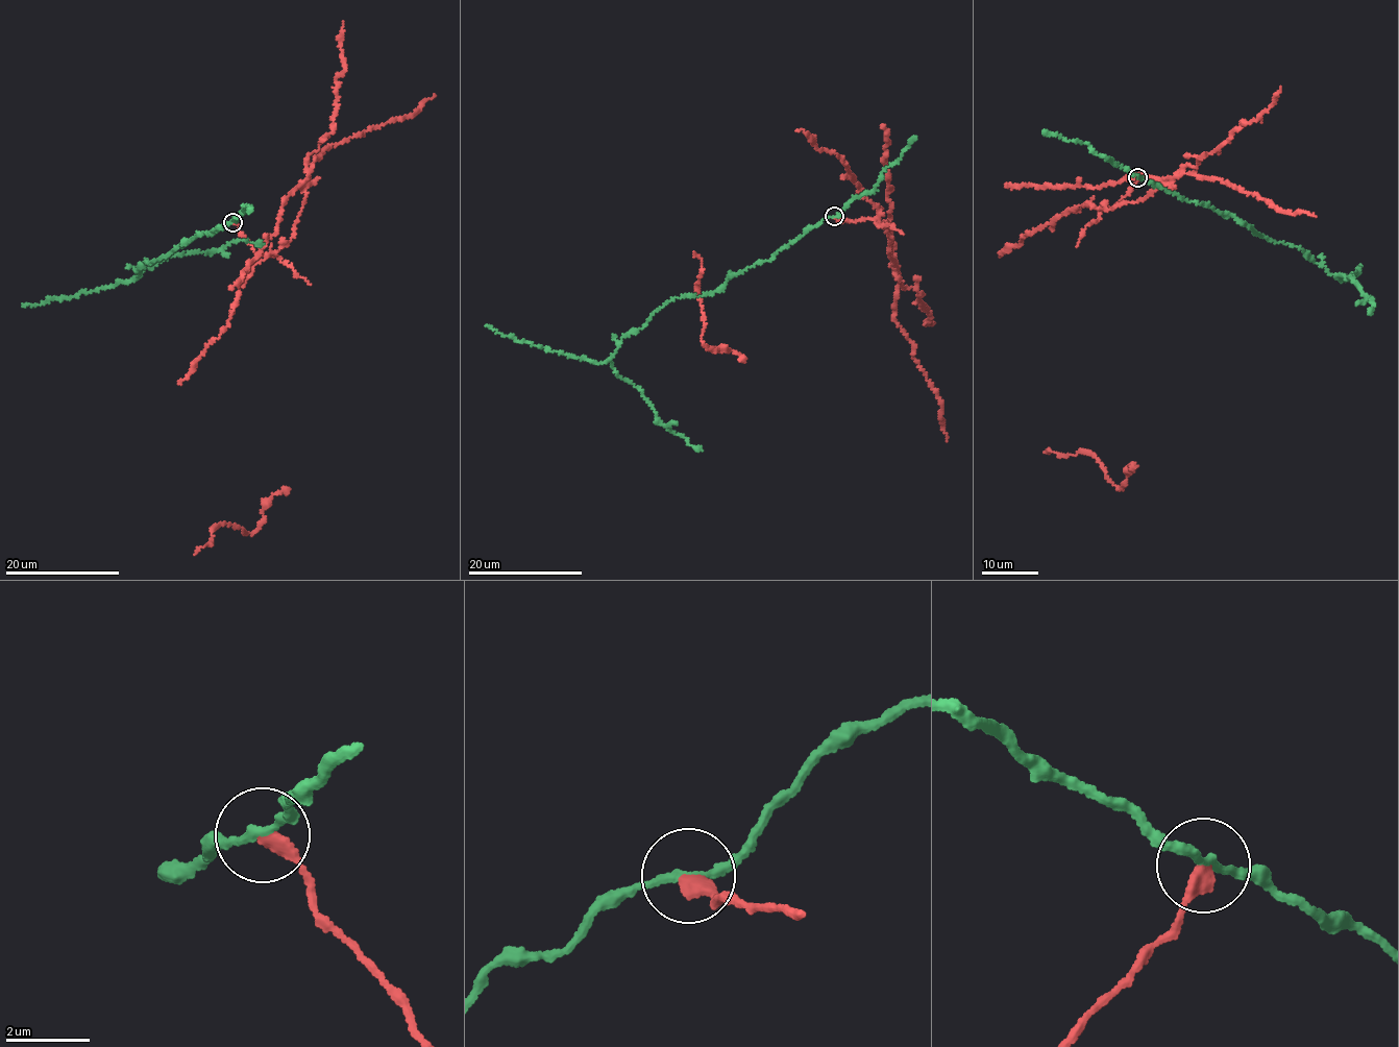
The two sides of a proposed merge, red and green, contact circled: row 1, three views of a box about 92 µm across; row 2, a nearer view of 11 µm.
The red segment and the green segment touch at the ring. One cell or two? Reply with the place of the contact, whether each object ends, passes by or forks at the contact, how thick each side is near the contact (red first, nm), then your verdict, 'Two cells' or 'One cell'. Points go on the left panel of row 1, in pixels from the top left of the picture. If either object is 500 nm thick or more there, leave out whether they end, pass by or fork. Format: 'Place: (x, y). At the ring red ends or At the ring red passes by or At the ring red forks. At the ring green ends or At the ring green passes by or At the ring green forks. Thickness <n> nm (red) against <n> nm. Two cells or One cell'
Place: (232, 222). At the ring red ends. At the ring green passes by. Thickness 360 nm (red) against 190 nm. Two cells

